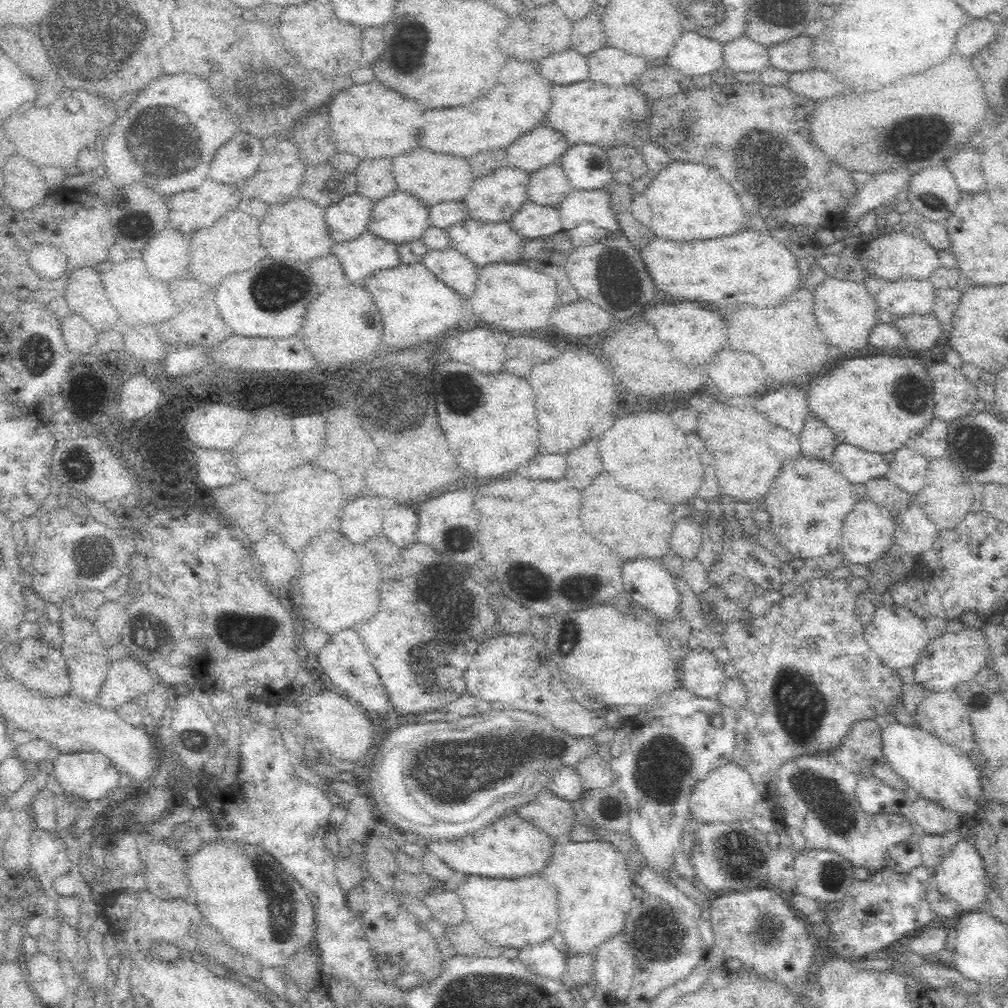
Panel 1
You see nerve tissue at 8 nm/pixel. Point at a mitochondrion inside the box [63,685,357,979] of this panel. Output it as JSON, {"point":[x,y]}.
{"point":[271,879]}

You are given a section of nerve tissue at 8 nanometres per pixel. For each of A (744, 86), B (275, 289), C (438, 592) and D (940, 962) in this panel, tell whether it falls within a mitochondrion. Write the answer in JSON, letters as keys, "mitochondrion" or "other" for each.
{"A":"other","B":"mitochondrion","C":"mitochondrion","D":"other"}

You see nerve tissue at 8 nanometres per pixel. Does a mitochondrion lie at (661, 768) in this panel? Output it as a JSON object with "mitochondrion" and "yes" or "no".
{"mitochondrion":"yes"}

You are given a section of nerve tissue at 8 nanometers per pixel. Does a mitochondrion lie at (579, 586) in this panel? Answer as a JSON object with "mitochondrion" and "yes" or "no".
{"mitochondrion":"yes"}

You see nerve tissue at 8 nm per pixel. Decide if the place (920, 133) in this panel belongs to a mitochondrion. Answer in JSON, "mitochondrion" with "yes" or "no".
{"mitochondrion":"yes"}

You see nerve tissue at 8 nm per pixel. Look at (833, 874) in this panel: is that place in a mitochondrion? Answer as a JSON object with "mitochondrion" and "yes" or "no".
{"mitochondrion":"yes"}

